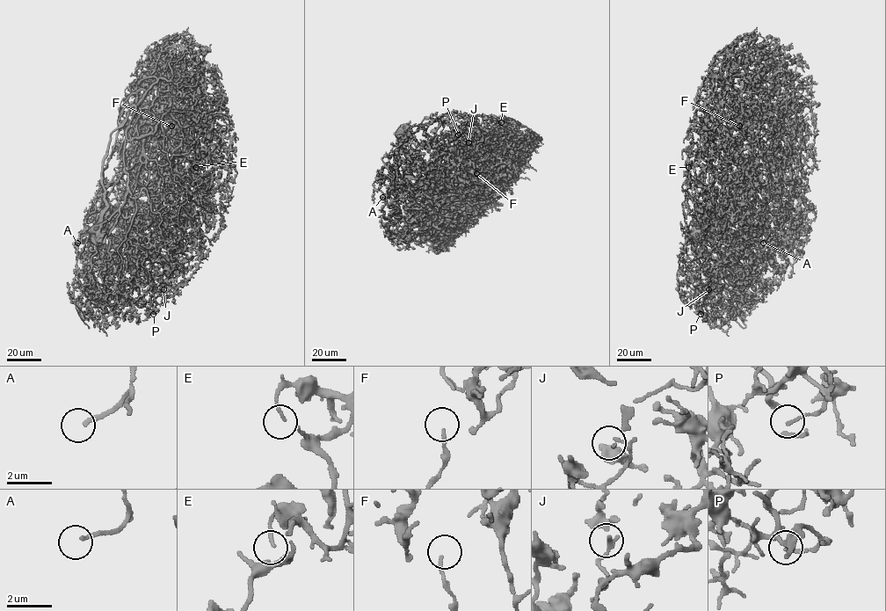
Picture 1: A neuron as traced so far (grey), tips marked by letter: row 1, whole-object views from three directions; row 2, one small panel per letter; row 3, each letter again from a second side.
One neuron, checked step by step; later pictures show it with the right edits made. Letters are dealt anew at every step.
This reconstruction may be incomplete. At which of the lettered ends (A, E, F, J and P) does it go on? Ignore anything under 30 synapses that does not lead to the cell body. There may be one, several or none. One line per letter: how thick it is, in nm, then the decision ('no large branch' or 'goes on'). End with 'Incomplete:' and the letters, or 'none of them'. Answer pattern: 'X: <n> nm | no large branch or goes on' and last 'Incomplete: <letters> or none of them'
A: 170 nm | goes on
E: 110 nm | no large branch
F: 130 nm | no large branch
J: 180 nm | no large branch
P: 110 nm | no large branch
Incomplete: A

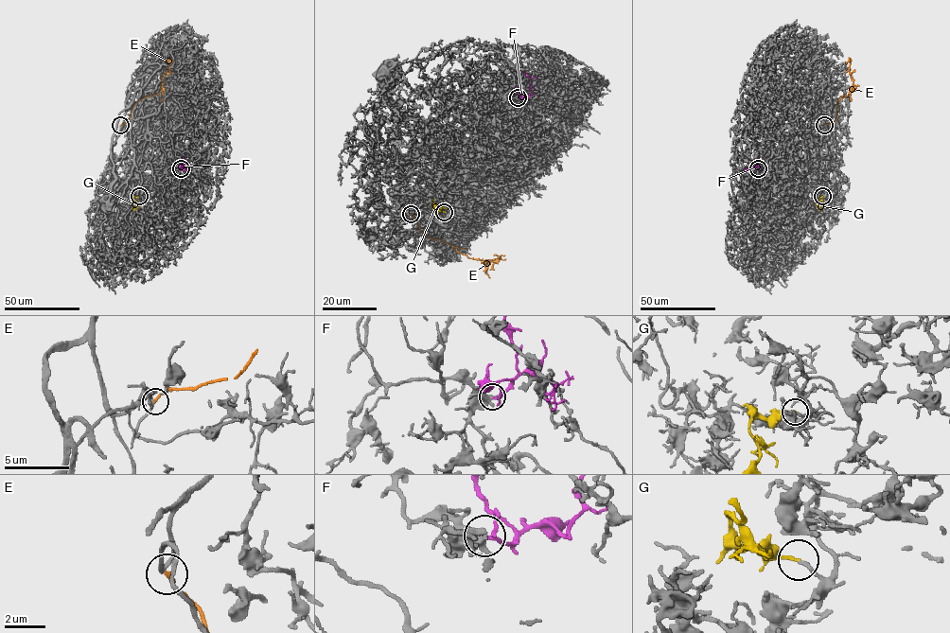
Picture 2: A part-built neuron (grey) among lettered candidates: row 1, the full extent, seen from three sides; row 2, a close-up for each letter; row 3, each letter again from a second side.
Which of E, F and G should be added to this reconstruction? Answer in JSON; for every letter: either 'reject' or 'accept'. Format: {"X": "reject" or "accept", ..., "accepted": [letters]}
{"E": "reject", "F": "reject", "G": "accept", "accepted": ["G"]}

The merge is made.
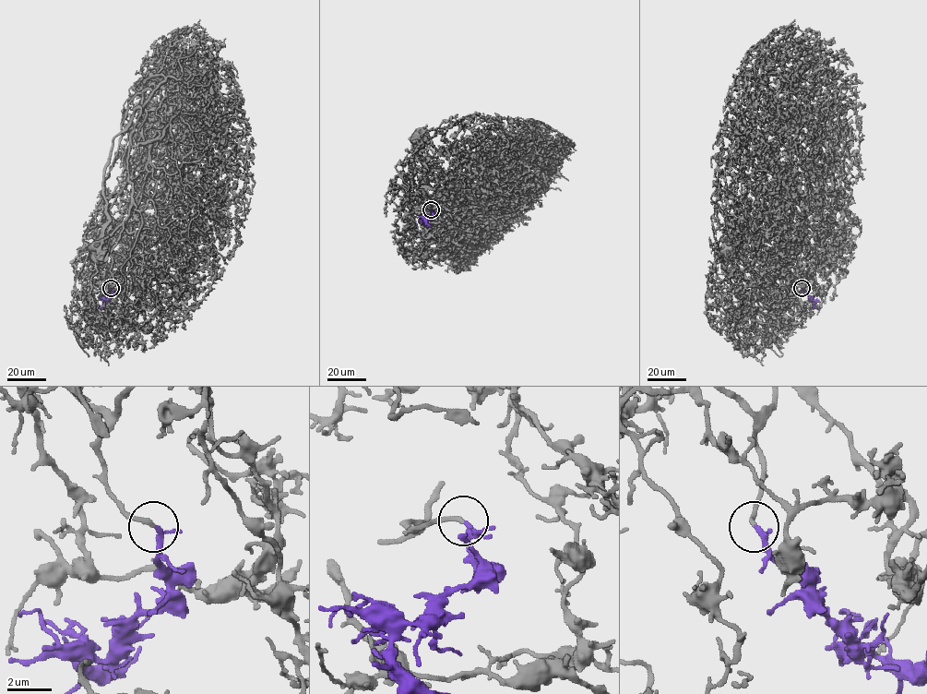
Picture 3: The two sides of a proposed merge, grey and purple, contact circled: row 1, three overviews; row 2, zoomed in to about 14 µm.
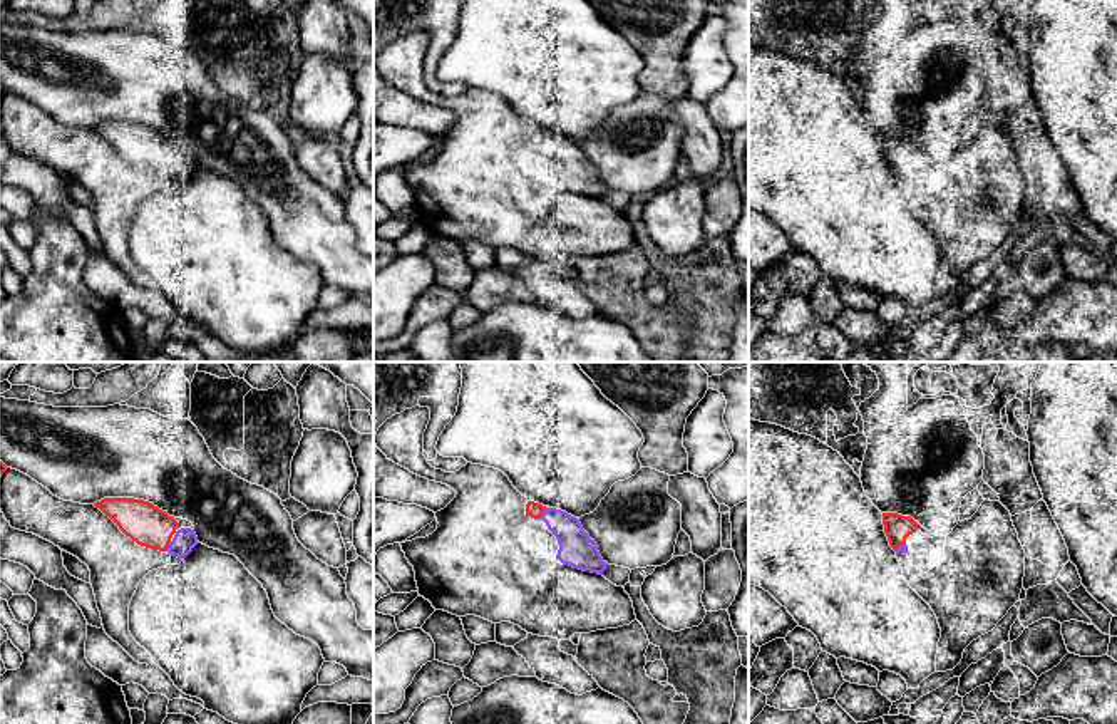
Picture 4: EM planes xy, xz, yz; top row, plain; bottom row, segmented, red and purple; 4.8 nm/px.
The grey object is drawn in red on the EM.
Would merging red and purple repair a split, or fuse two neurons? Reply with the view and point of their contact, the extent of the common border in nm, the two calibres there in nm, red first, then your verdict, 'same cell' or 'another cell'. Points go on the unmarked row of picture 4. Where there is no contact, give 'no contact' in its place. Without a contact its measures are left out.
xz (541, 138) | 70 nm | 80/170 nm | same cell

